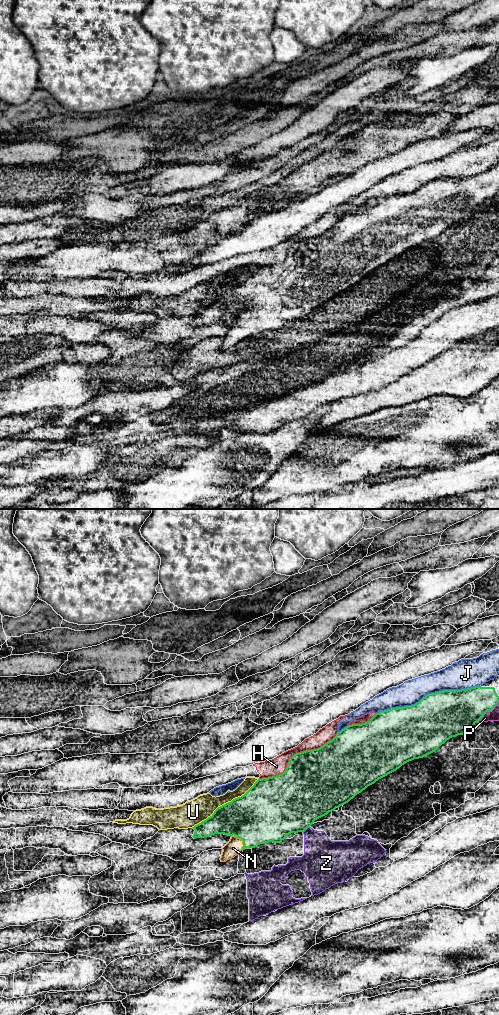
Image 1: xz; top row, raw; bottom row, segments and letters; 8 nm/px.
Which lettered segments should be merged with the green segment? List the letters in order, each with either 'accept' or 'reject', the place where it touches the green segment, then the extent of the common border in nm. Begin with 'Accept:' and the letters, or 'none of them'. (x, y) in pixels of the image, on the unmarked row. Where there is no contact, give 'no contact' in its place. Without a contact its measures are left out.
Accept: N
H: reject | xz (296, 241) | 750 nm
J: reject | xz (427, 182) | 850 nm
N: accept | xz (243, 330) | 140 nm
P: reject | xz (488, 198) | 260 nm
U: reject | xz (224, 292) | 650 nm
Z: reject | xz (306, 316) | 80 nm

